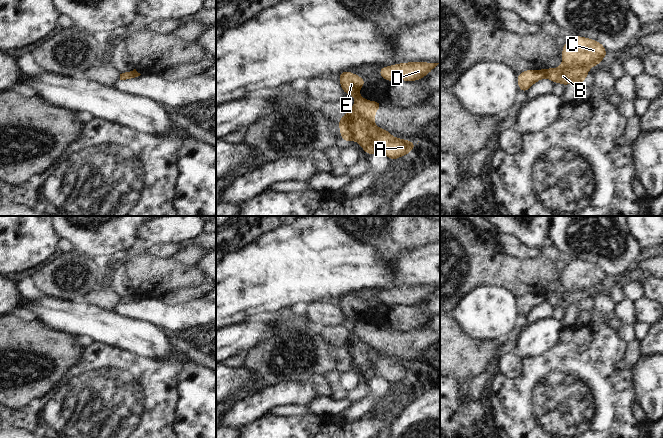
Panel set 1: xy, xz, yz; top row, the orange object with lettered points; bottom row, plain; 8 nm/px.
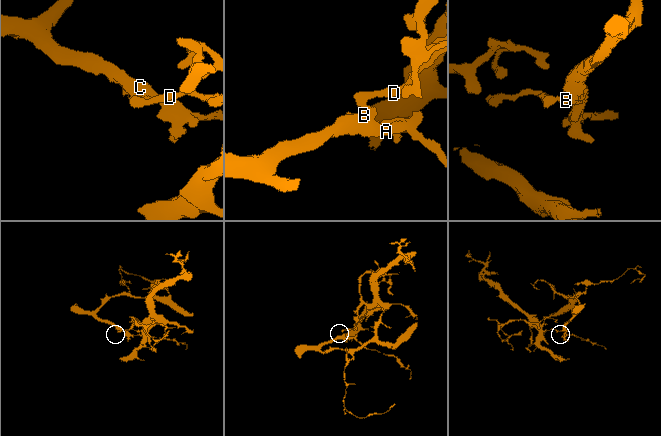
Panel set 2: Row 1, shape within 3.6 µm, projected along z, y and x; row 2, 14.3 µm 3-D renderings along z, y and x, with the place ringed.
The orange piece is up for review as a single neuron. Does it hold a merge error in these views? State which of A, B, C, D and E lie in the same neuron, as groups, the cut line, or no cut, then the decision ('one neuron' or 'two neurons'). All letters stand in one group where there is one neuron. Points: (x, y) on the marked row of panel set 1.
groups A B C / D E; cut yz (543, 70), (545, 76); two neurons

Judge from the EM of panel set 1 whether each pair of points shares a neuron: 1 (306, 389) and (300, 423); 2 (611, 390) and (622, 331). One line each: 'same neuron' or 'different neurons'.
1: different neurons
2: different neurons

